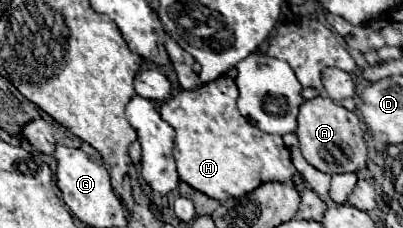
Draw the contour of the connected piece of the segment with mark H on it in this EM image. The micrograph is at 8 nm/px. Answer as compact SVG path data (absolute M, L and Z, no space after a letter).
M219 77L195 91L181 91L161 105L161 117L175 129L173 157L179 179L217 199L241 197L267 181L289 183L297 173L281 135L257 129L237 109L239 89L231 77Z

